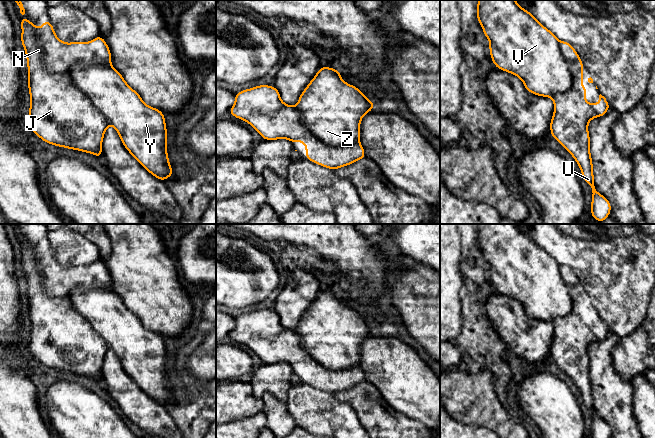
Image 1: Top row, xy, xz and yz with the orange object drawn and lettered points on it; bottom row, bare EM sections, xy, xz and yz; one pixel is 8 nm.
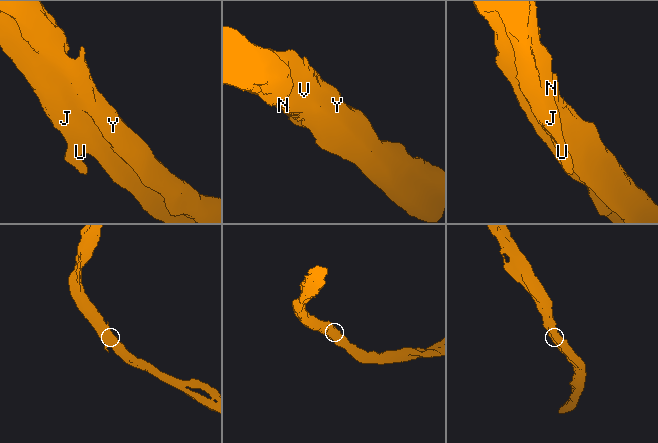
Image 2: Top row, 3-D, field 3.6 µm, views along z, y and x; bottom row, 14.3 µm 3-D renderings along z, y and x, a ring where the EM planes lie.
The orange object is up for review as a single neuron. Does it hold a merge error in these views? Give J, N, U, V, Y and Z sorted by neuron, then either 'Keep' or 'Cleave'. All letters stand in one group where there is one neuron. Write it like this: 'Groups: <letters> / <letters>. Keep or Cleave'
Groups: J N U / V Y Z. Cleave

